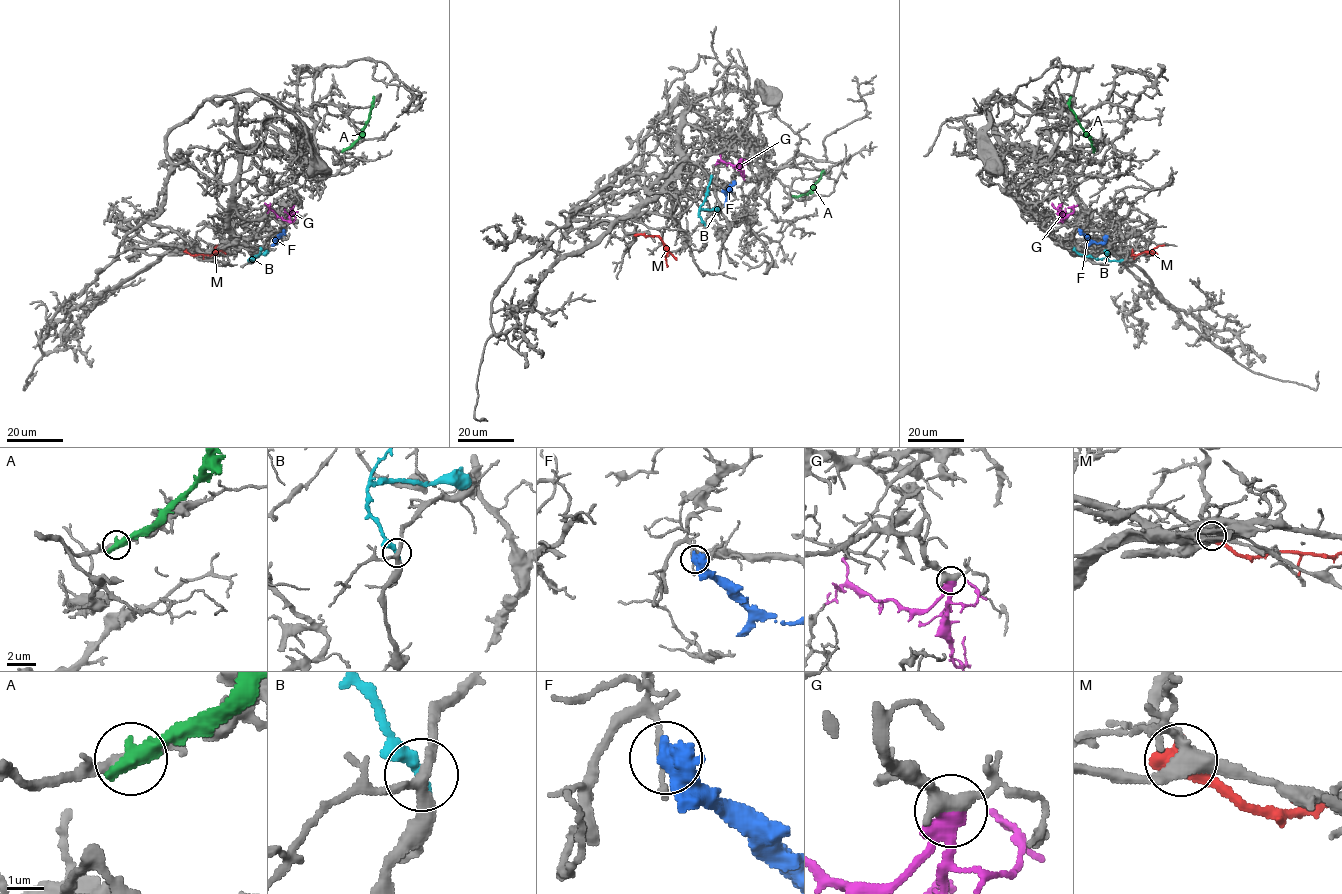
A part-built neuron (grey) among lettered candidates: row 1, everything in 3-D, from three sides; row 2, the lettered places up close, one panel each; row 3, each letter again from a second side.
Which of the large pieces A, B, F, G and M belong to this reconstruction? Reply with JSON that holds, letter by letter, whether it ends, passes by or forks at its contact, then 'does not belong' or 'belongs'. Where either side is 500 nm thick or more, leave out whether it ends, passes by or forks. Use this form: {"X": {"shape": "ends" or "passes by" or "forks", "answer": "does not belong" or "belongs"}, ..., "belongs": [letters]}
{"A": {"answer": "does not belong"}, "B": {"shape": "ends", "answer": "does not belong"}, "F": {"answer": "does not belong"}, "G": {"answer": "belongs"}, "M": {"answer": "does not belong"}, "belongs": ["G"]}

